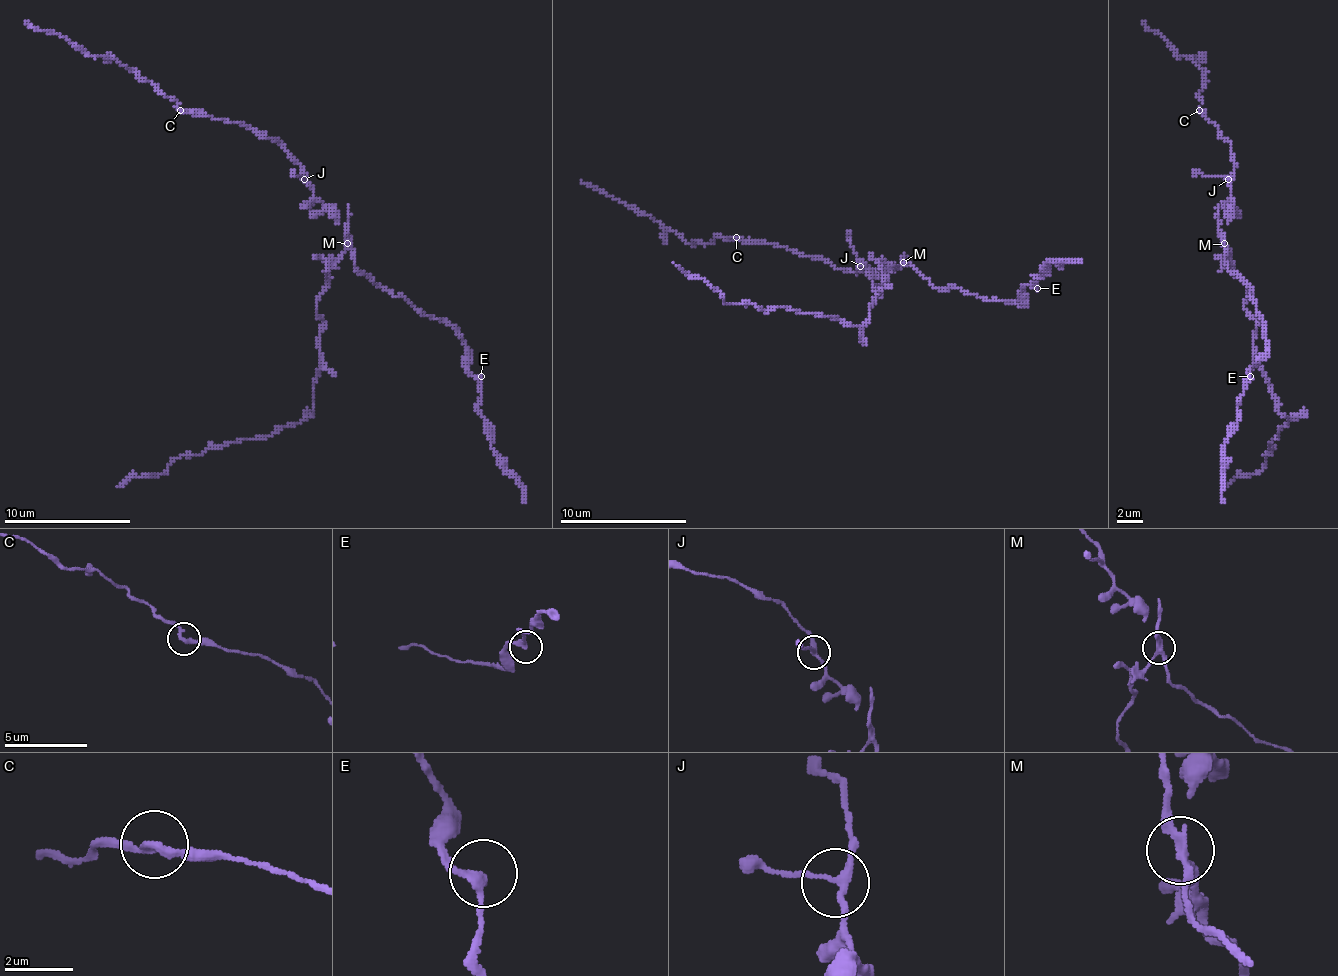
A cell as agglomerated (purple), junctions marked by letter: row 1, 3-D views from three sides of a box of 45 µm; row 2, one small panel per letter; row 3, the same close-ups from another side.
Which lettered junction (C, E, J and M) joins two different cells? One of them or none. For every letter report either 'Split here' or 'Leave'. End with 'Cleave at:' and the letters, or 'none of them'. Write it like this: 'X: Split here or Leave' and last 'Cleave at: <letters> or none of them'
C: Leave
E: Leave
J: Leave
M: Split here
Cleave at: M

